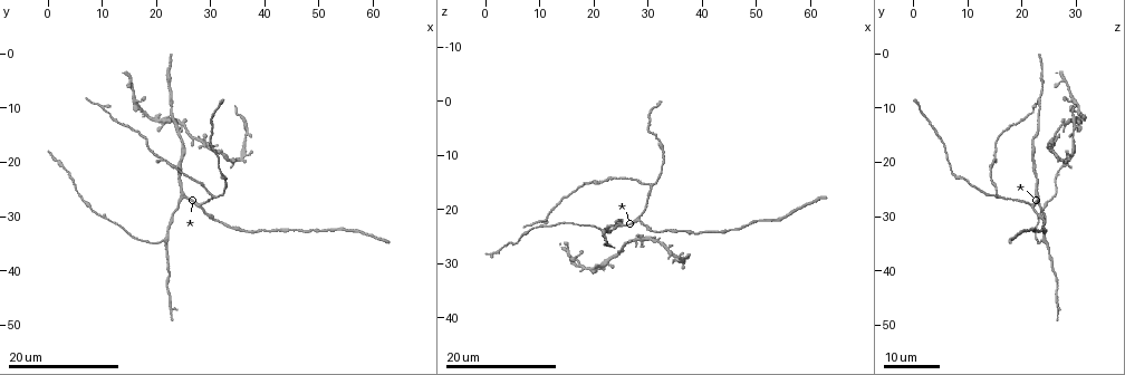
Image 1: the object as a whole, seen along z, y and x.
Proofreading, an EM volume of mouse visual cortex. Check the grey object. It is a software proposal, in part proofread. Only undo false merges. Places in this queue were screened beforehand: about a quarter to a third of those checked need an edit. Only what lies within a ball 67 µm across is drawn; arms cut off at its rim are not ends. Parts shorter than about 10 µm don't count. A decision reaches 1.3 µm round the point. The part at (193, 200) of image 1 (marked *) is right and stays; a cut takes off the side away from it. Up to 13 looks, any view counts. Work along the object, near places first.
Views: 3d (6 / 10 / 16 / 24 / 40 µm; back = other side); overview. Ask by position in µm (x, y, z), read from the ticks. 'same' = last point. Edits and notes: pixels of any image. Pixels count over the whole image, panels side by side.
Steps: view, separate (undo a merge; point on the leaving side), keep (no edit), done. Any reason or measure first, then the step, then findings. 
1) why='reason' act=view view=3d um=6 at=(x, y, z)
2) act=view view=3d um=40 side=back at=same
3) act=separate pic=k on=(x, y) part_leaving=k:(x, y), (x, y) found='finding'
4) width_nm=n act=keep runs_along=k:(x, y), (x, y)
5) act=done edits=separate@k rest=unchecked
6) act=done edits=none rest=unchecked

act=view view=3d um=16 at=(24.0, 26.5, 23.0)

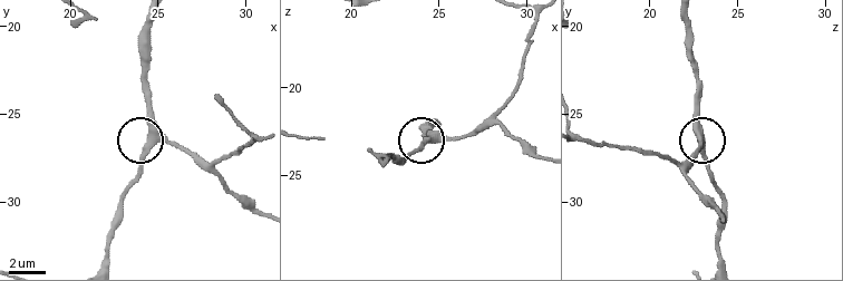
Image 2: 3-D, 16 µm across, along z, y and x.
act=view view=3d um=6 at=(24.5, 26.6, 22.9)

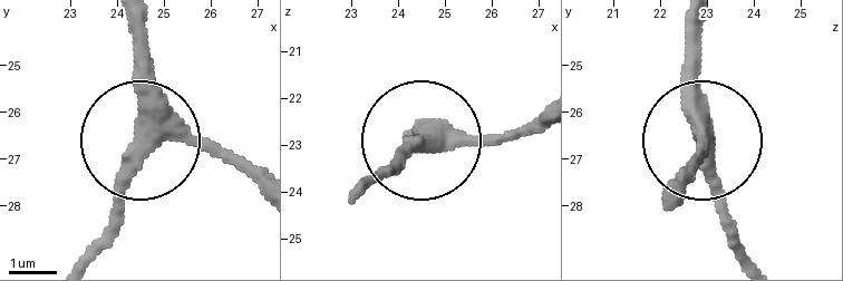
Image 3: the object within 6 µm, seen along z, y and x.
width_nm=370 act=keep runs_along=3:(242, 155), (142, 132), (137, 19) found='one neuron here'

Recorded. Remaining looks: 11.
act=view view=3d um=24 at=(25.5, 15.0, 26.5)

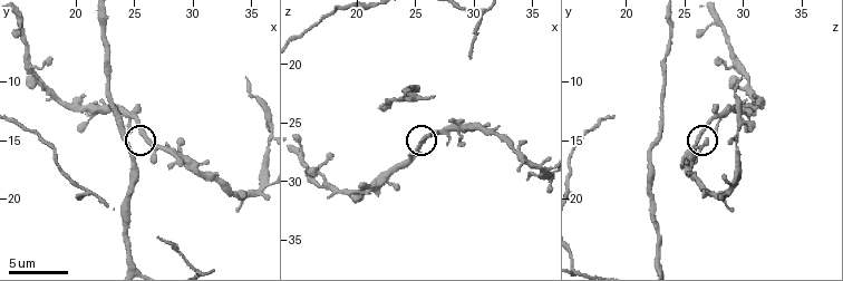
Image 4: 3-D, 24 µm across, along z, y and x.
act=view view=3d um=6 at=(26.0, 14.8, 26.4)

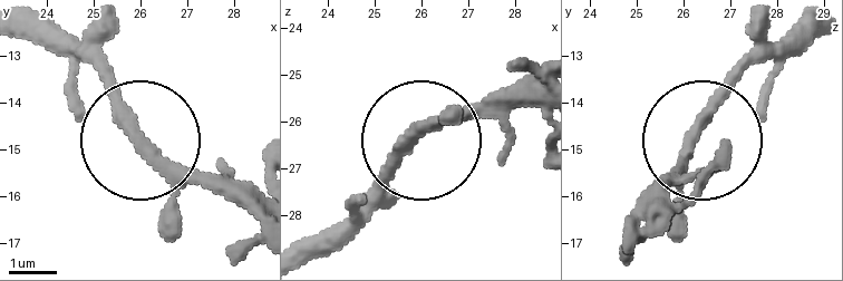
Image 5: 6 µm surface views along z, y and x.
act=keep found='one neuron here'

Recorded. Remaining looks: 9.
why='three arms meet' act=view view=3d um=16 at=(30.0, 26.5, 15.5)

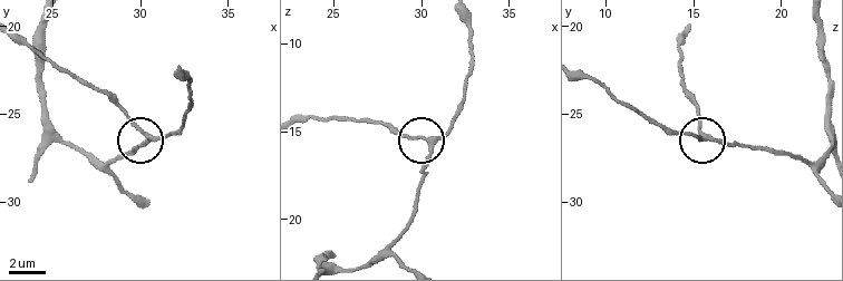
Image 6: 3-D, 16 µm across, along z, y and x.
act=view view=3d um=6 at=(30.5, 26.4, 15.4)

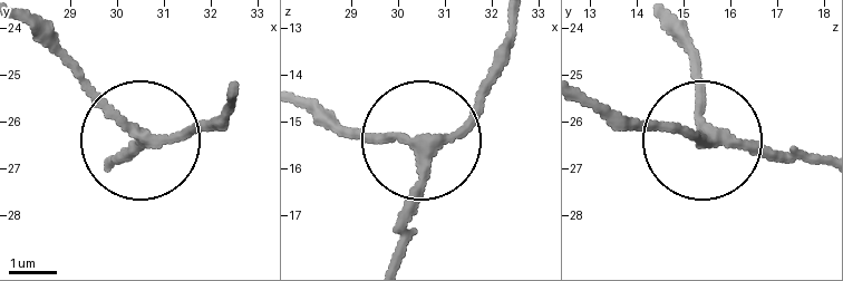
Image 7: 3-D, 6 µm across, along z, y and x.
width_nm=210 act=keep runs_along=7:(820, 156), (632, 133) found='one neuron here'

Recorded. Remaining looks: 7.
why='calibre changes' act=view view=3d um=16 at=(36.0, 17.0, 29.0)

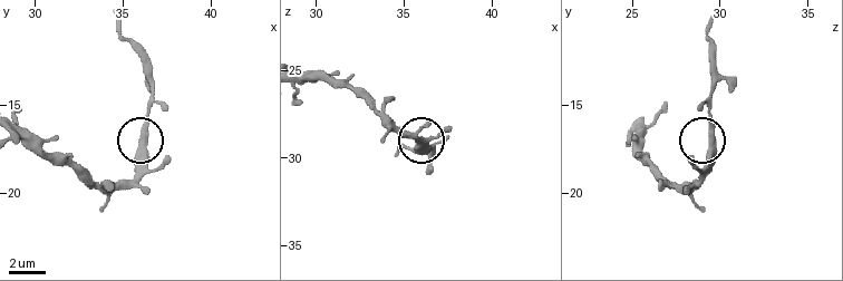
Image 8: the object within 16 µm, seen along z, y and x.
act=view view=3d um=10 at=(36.2, 16.4, 29.5)

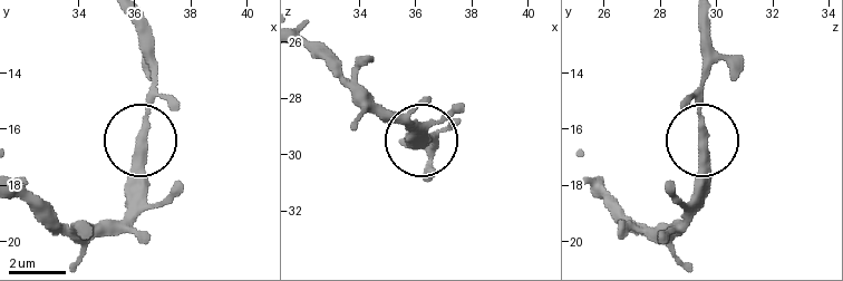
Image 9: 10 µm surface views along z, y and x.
width_nm=330 act=keep found='one neuron here'

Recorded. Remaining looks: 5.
act=view view=3d um=16 at=(45.0, 33.0, 24.0)

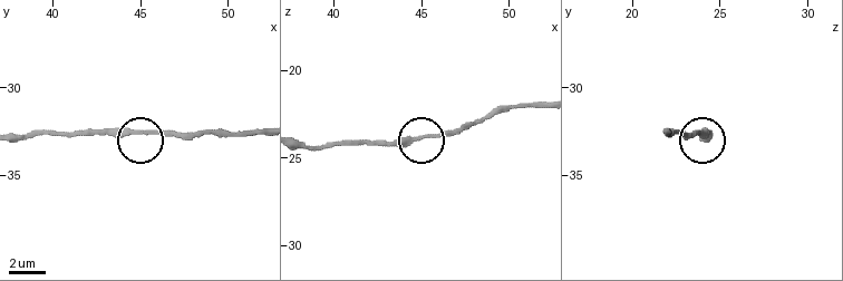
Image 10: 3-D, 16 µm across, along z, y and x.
act=view view=3d um=6 at=(45.4, 32.6, 23.9)

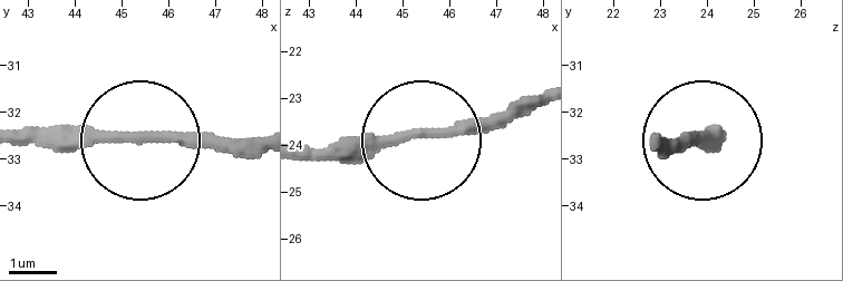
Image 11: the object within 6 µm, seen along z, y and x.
act=keep runs_along=11:(303, 160), (471, 136), (543, 104) found='continuous, no second neuron'

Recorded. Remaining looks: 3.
why='looks like a crossing' act=view view=3d um=24 at=(21.0, 34.0, 23.5)

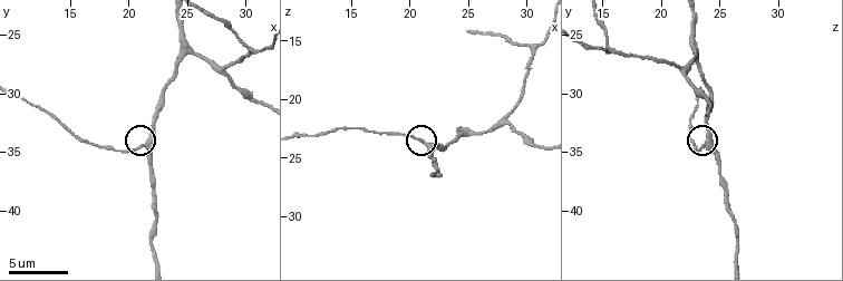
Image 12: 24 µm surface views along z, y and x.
act=view view=3d um=10 at=(21.2, 34.4, 23.8)

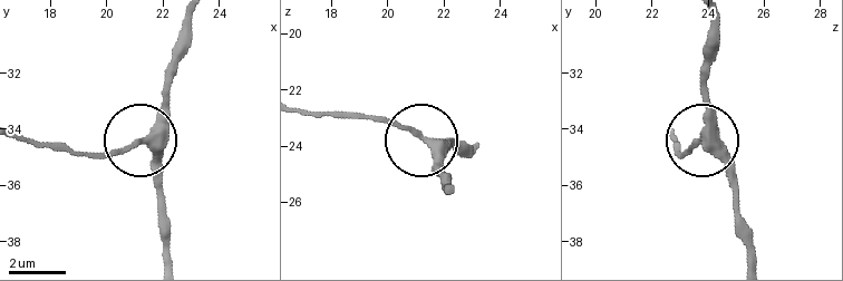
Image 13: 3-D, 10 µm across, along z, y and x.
side_arm_um=16 act=keep runs_along=13:(191, 19), (164, 119), (143, 141), (157, 189) found='all the same neuron'

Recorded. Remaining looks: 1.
act=done edits=none rest=unchecked

